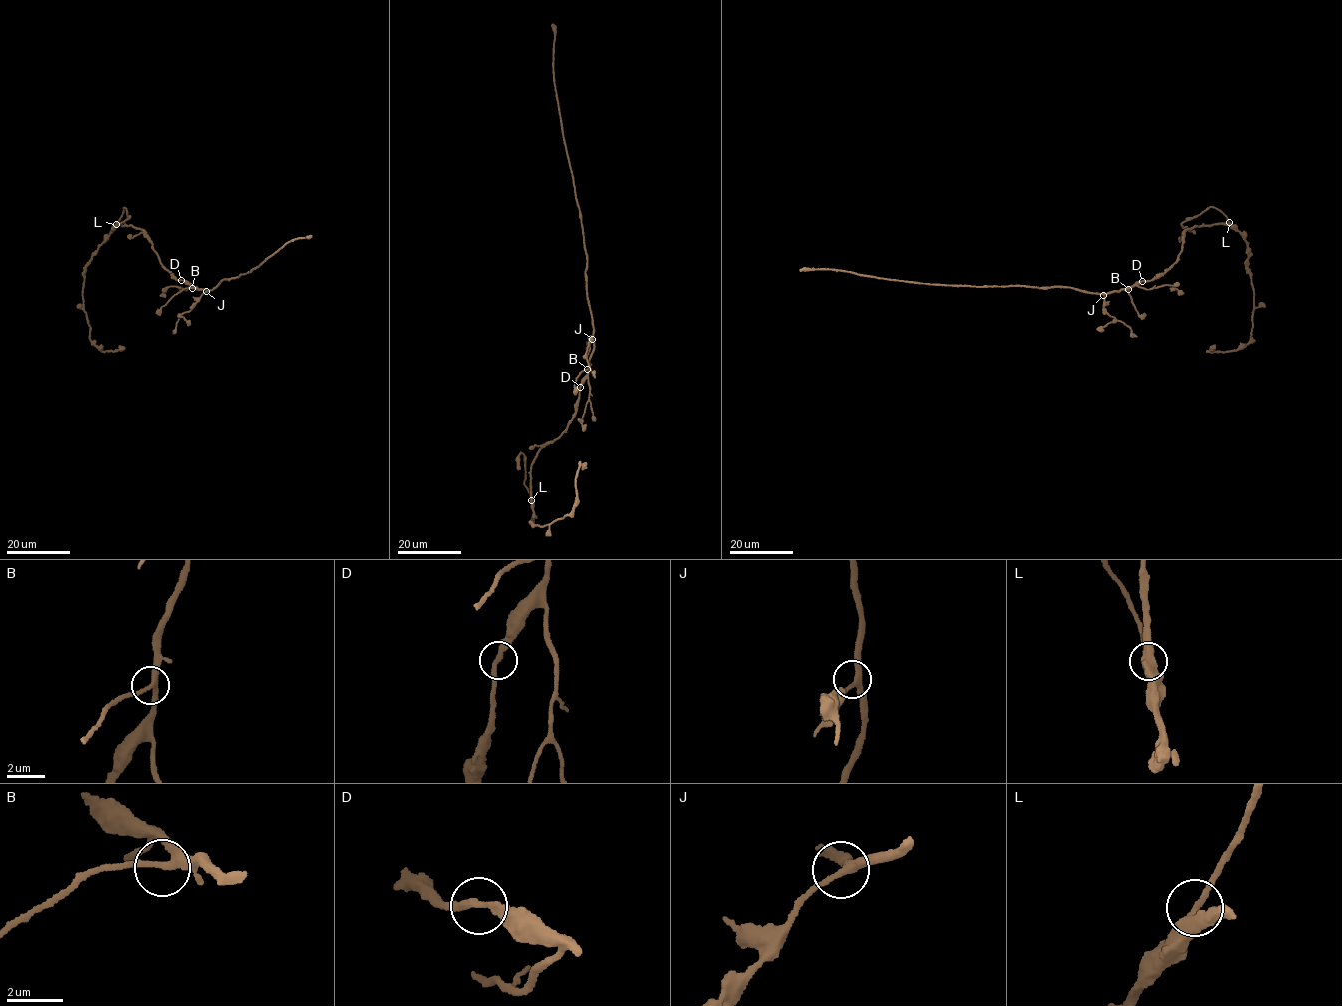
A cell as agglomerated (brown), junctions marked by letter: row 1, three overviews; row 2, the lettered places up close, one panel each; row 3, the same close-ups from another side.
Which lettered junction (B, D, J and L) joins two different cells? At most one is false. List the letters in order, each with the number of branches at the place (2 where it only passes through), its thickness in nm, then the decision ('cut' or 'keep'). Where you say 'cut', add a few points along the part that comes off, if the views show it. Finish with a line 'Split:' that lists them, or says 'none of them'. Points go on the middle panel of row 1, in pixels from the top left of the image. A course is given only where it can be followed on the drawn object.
B: branches 3; calibre 280 nm; keep
D: branches 2; calibre 240 nm; keep
J: branches 3; calibre 280 nm; keep
L: branches 2; calibre 400 nm; keep
Split: none of them

